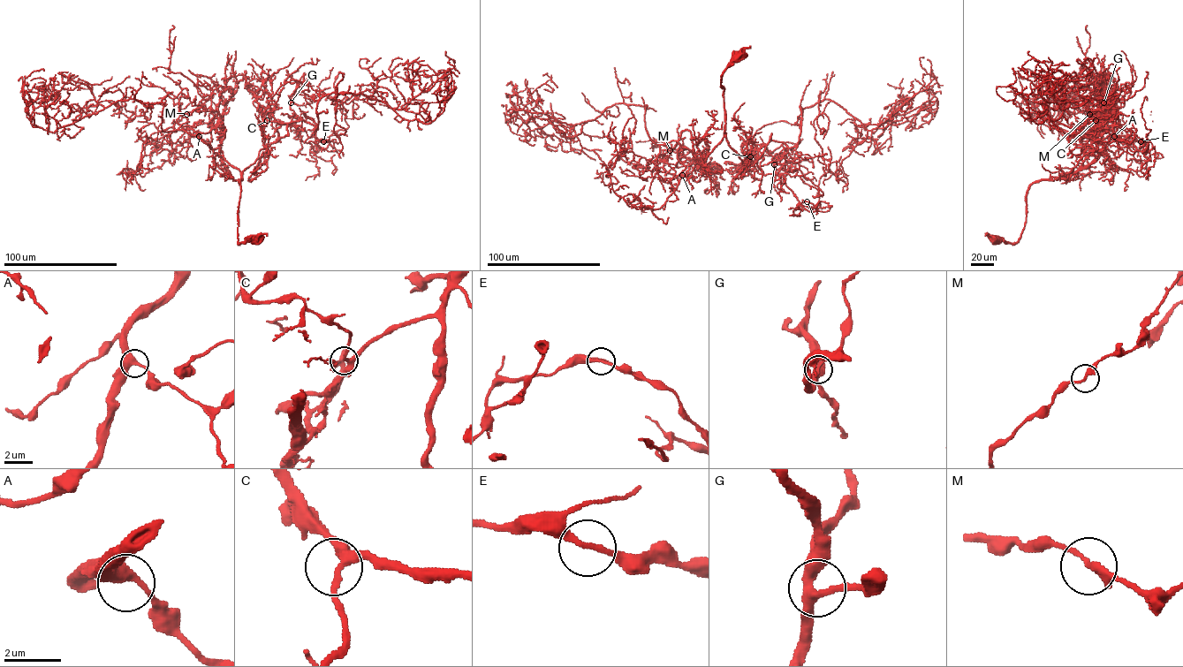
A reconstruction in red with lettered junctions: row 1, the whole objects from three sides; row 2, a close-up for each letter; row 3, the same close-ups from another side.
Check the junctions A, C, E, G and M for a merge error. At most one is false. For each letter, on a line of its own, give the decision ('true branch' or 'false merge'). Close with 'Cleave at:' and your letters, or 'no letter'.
A: true branch
C: true branch
E: true branch
G: true branch
M: true branch
Cleave at: no letter

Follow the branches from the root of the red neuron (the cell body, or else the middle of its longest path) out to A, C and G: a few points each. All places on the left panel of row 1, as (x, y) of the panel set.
A: (255, 239), (238, 241), (242, 176), (223, 156), (221, 134), (216, 128), (193, 131), (202, 132), (199, 136)
C: (255, 239), (238, 241), (240, 180), (243, 171), (264, 147), (263, 119), (267, 120)
G: (255, 239), (238, 241), (241, 173), (265, 146), (288, 135), (288, 124), (303, 120), (291, 109), (291, 102)

